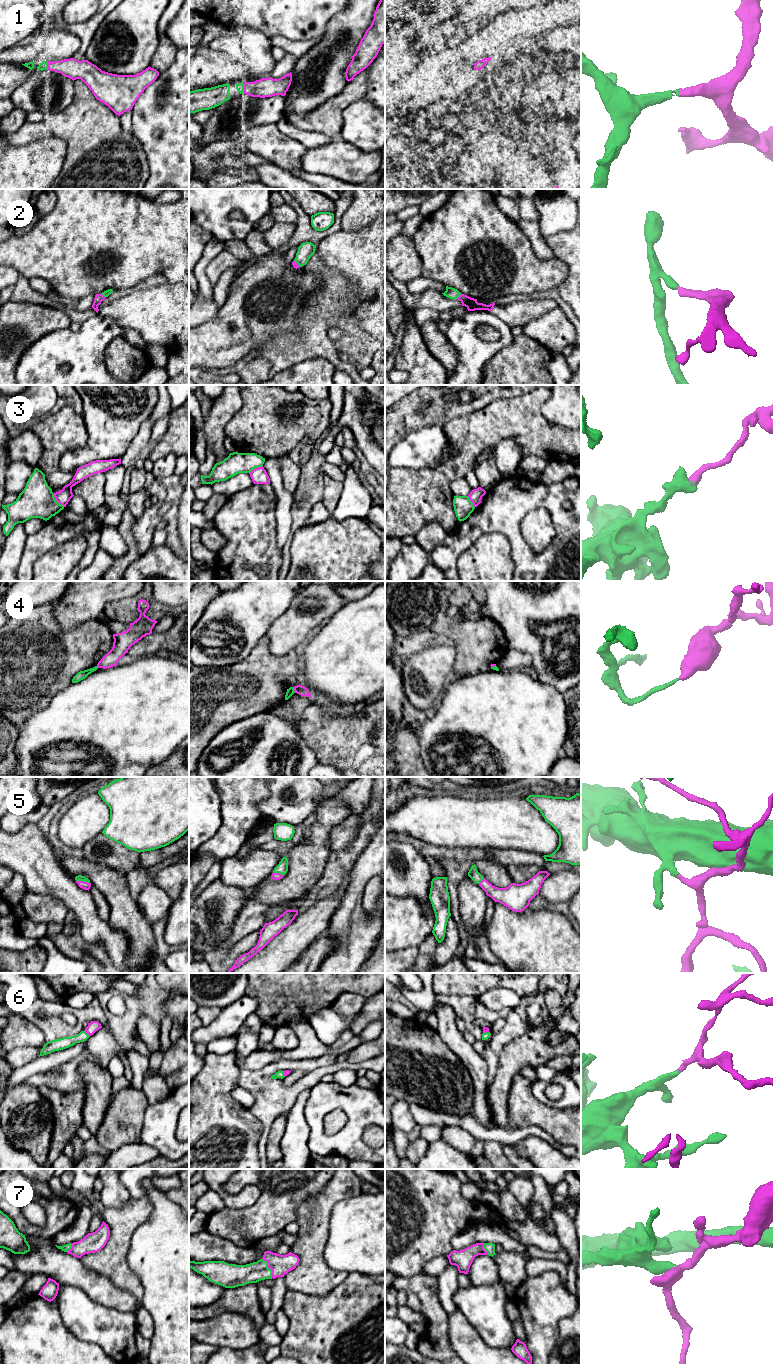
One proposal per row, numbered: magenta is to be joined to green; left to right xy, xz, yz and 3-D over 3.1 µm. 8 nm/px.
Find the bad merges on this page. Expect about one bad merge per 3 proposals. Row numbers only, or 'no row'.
3, 4

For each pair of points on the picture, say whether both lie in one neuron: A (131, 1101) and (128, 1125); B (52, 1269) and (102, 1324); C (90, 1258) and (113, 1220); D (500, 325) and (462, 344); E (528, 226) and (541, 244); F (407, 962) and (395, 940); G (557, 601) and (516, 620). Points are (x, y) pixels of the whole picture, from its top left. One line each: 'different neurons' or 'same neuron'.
A: same neuron
B: different neurons
C: same neuron
D: same neuron
E: same neuron
F: different neurons
G: same neuron

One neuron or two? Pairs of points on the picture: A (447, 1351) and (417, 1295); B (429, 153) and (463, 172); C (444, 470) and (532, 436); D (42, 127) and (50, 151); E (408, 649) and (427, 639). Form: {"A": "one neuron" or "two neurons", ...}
{"A": "one neuron", "B": "two neurons", "C": "one neuron", "D": "two neurons", "E": "one neuron"}

